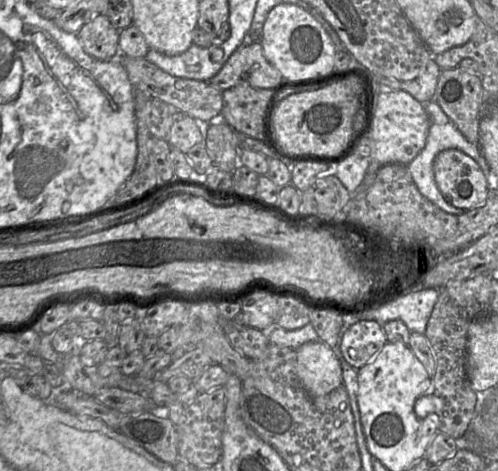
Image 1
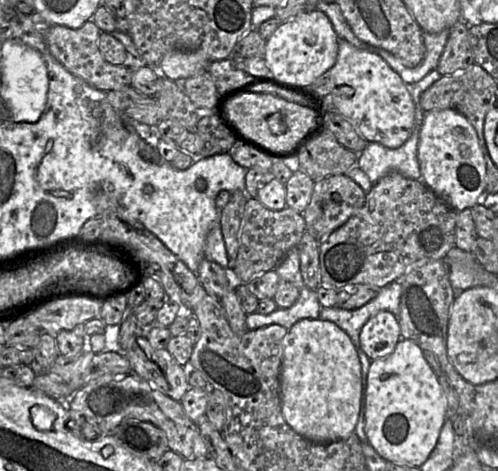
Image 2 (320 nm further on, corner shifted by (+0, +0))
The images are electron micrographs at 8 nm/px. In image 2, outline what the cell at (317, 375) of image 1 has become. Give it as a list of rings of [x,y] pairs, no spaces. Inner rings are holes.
[[[302,319],[288,330],[280,372],[282,414],[302,437],[317,443],[348,438],[354,433],[362,394],[361,363],[349,335],[335,323]]]

